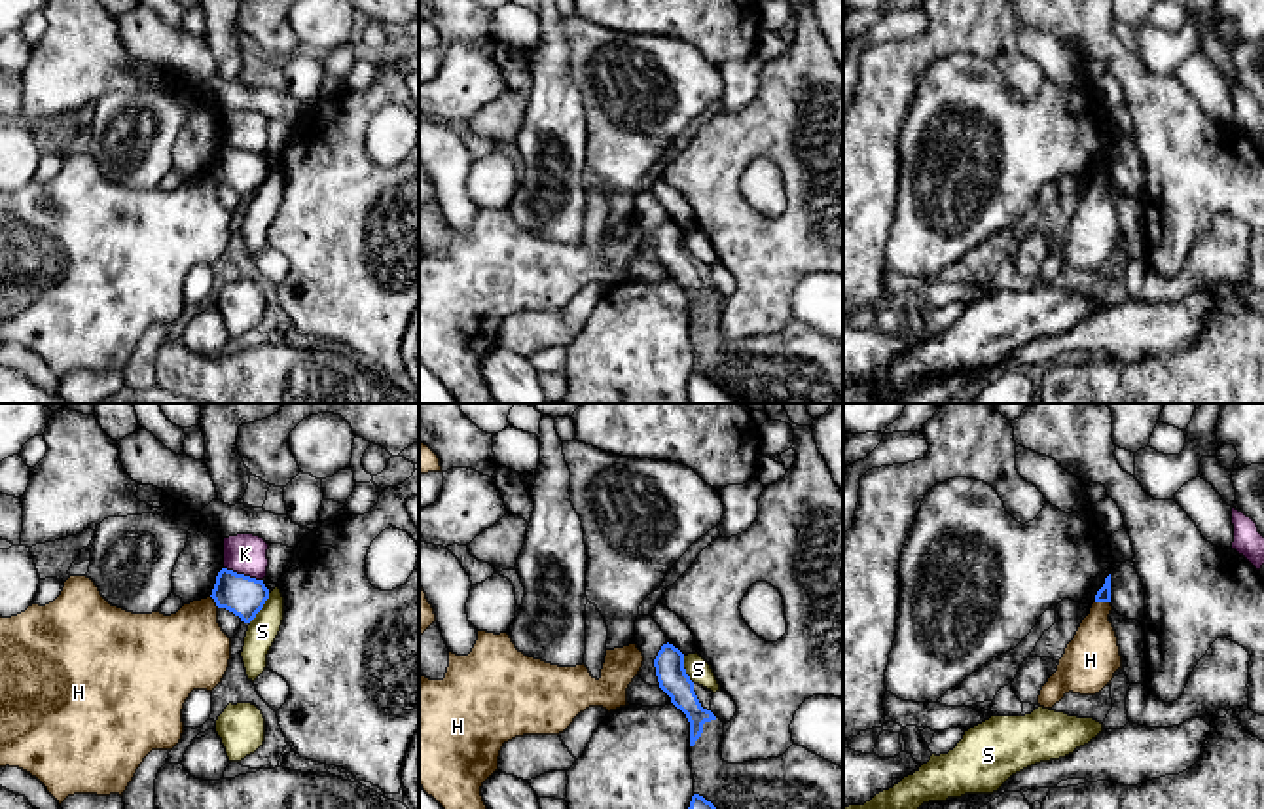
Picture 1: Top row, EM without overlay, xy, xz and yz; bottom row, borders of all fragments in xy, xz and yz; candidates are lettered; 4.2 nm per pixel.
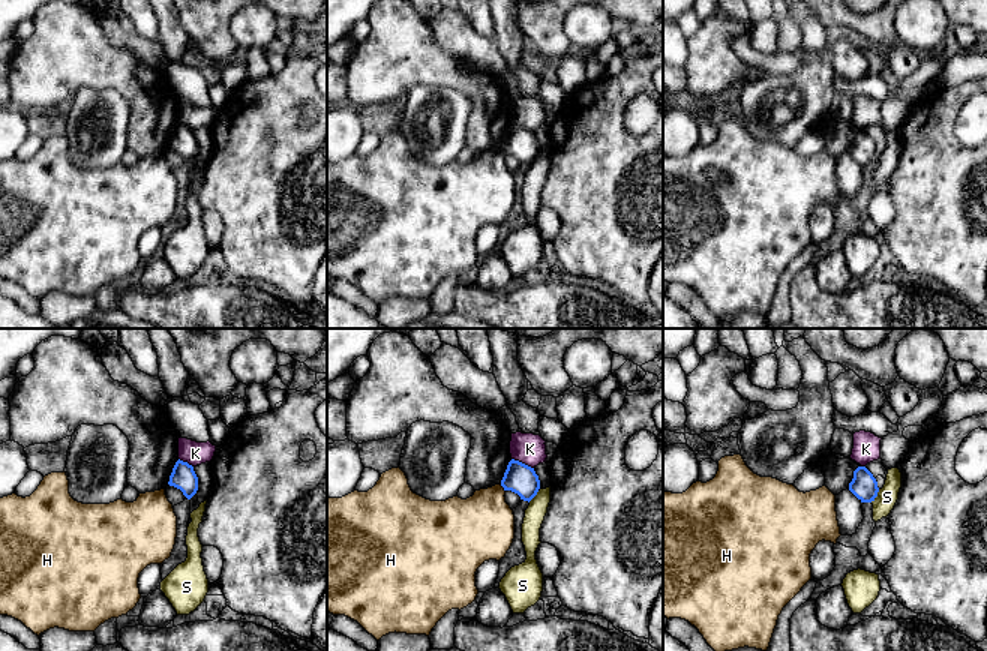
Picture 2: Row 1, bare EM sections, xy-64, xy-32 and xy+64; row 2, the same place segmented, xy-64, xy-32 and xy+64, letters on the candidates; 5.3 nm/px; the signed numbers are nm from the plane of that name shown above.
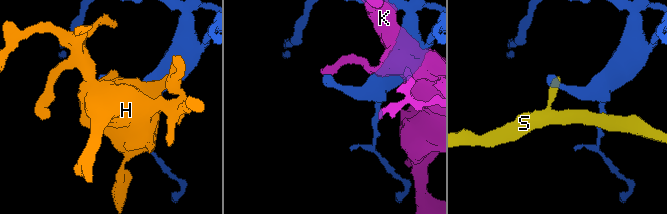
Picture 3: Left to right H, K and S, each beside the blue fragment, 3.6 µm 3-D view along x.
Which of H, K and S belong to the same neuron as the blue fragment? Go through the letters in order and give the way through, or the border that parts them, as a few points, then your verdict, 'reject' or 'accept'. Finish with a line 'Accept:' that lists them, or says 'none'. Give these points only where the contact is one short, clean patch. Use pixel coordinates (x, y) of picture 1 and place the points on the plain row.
H: along yz (1096, 177), (1109, 179) | reject
K: reject
S: along xy (270, 169), (264, 182), (249, 197) | reject
Accept: none

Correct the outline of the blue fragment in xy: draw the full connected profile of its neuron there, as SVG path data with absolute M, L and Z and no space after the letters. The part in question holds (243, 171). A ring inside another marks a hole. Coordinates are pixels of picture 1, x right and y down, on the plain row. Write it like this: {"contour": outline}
{"contour": "M222 144L210 172L218 184L226 184L241 197L250 199L269 174L269 165L263 155Z"}

